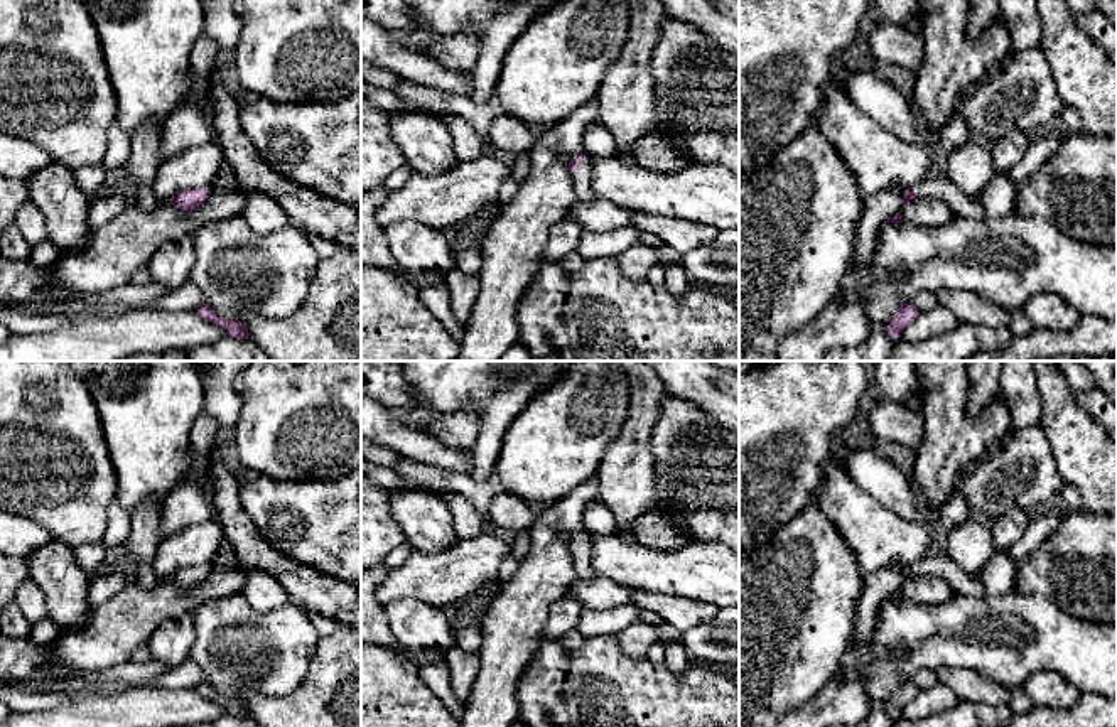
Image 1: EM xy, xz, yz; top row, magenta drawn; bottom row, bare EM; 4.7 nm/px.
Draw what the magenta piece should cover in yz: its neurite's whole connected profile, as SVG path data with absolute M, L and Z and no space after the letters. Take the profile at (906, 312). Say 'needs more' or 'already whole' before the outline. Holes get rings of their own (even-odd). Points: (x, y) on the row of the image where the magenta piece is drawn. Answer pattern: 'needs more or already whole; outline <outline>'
already whole; outline M913 302L903 304L896 315L893 317L891 324L886 327L888 334L894 339L901 336L901 332L915 320L920 310L915 307Z

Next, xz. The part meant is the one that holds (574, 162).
needs more; outline M585 153L575 155L569 160L572 172L574 192L579 202L594 202L597 199L592 189L591 157Z

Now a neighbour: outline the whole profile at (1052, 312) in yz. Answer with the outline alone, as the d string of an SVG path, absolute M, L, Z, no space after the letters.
M1034 295L1031 297L1023 312L1036 329L1048 329L1056 332L1068 332L1075 329L1083 317L1078 309L1068 305L1058 295Z

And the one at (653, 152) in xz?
M655 132L643 137L629 152L619 155L626 162L636 164L651 172L680 170L688 167L688 162L680 148Z

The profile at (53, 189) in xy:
M59 162L47 165L27 180L29 199L42 213L49 243L61 255L83 250L89 240L89 199L78 187L74 172Z

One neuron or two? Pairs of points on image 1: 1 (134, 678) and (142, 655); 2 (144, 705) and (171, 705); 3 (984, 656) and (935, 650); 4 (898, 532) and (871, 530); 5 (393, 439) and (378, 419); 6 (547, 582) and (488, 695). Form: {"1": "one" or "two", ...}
{"1": "two", "2": "one", "3": "one", "4": "one", "5": "one", "6": "one"}

